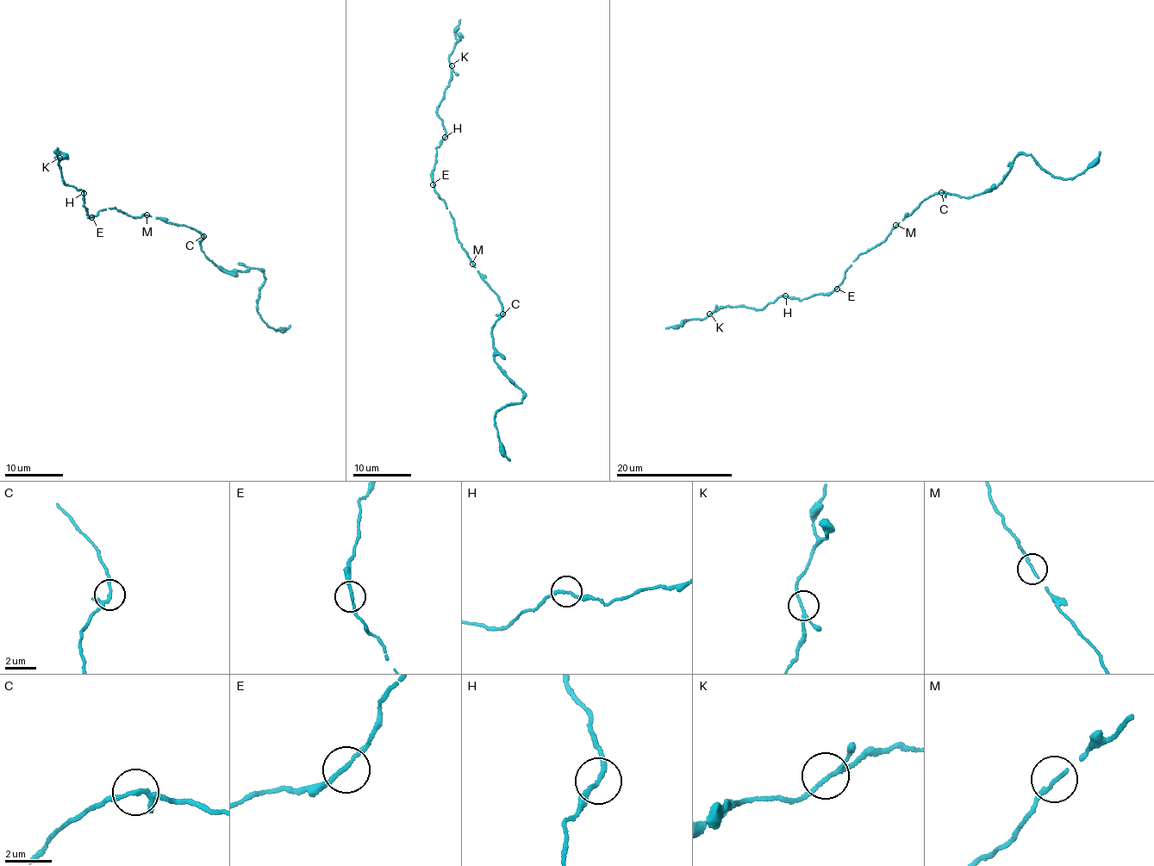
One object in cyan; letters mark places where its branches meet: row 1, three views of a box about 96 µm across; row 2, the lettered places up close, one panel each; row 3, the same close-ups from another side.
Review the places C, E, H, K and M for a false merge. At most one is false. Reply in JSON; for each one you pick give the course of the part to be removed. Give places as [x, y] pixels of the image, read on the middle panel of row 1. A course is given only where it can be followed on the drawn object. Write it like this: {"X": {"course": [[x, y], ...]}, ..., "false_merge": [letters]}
{"false_merge": []}

